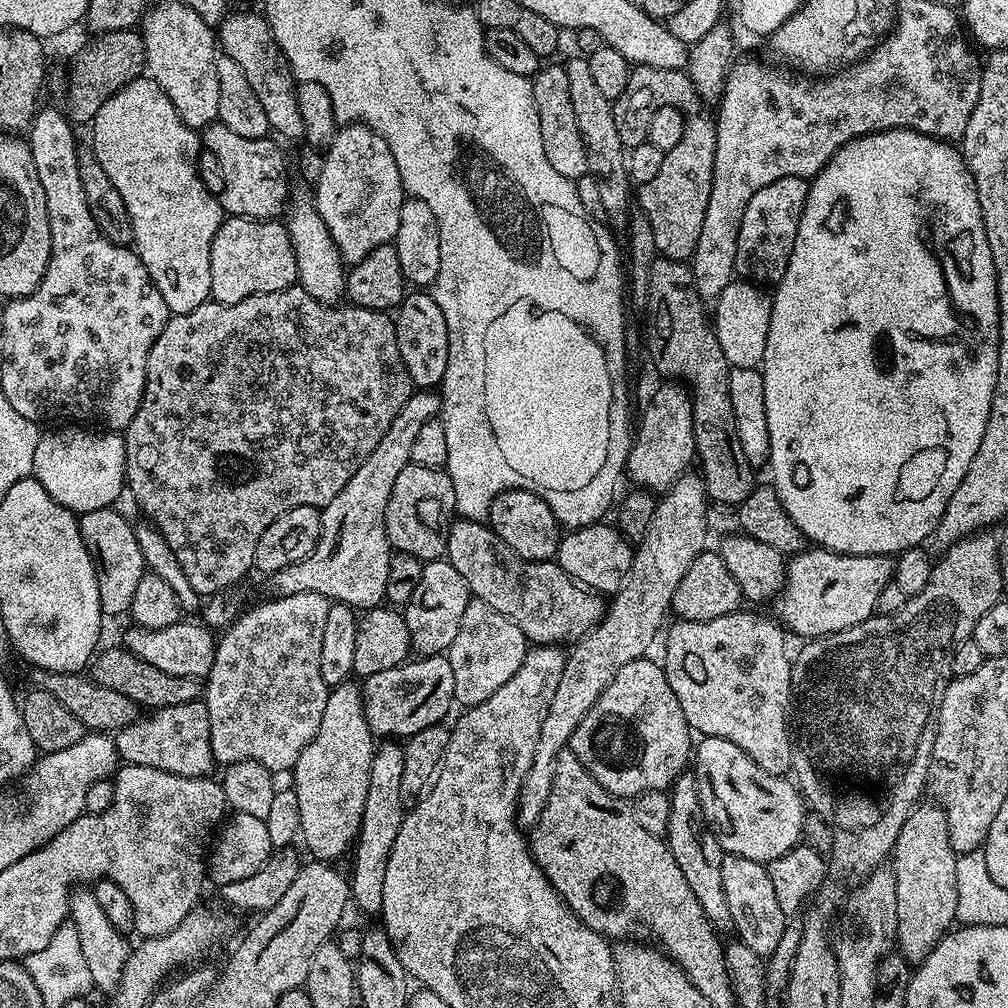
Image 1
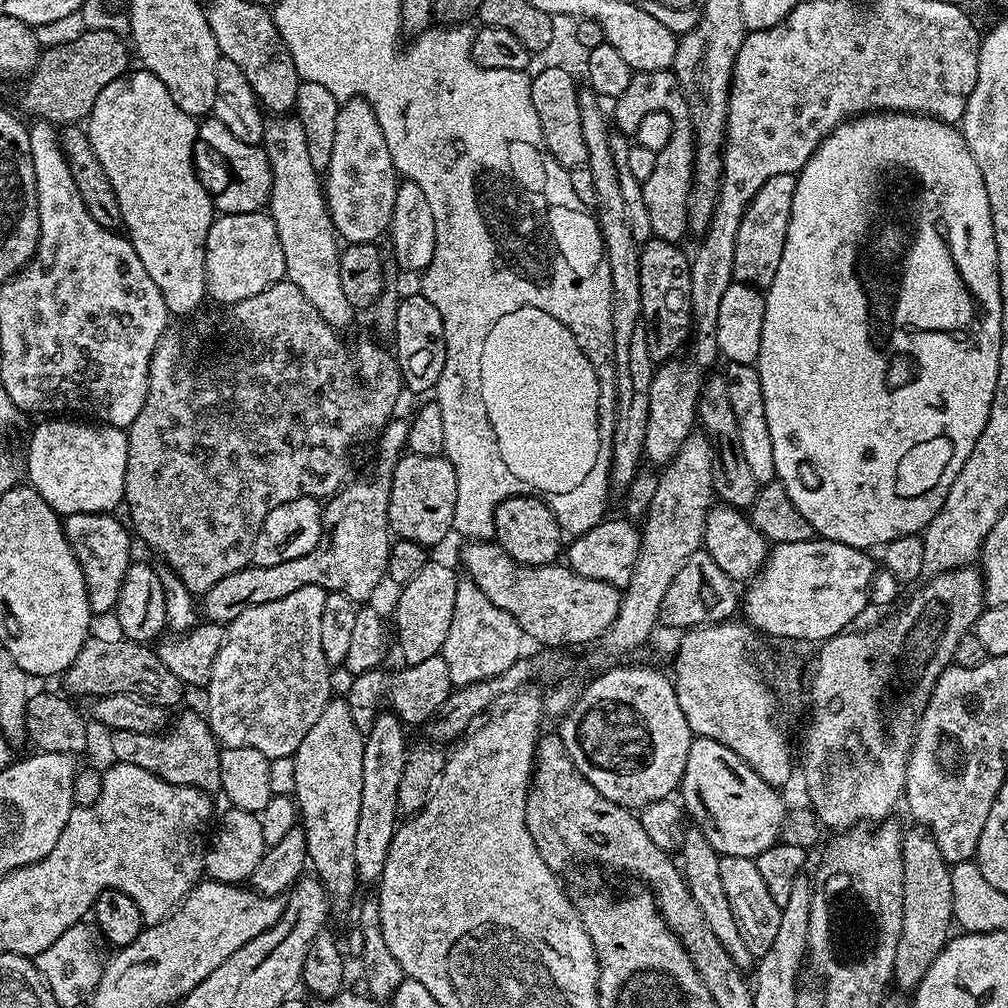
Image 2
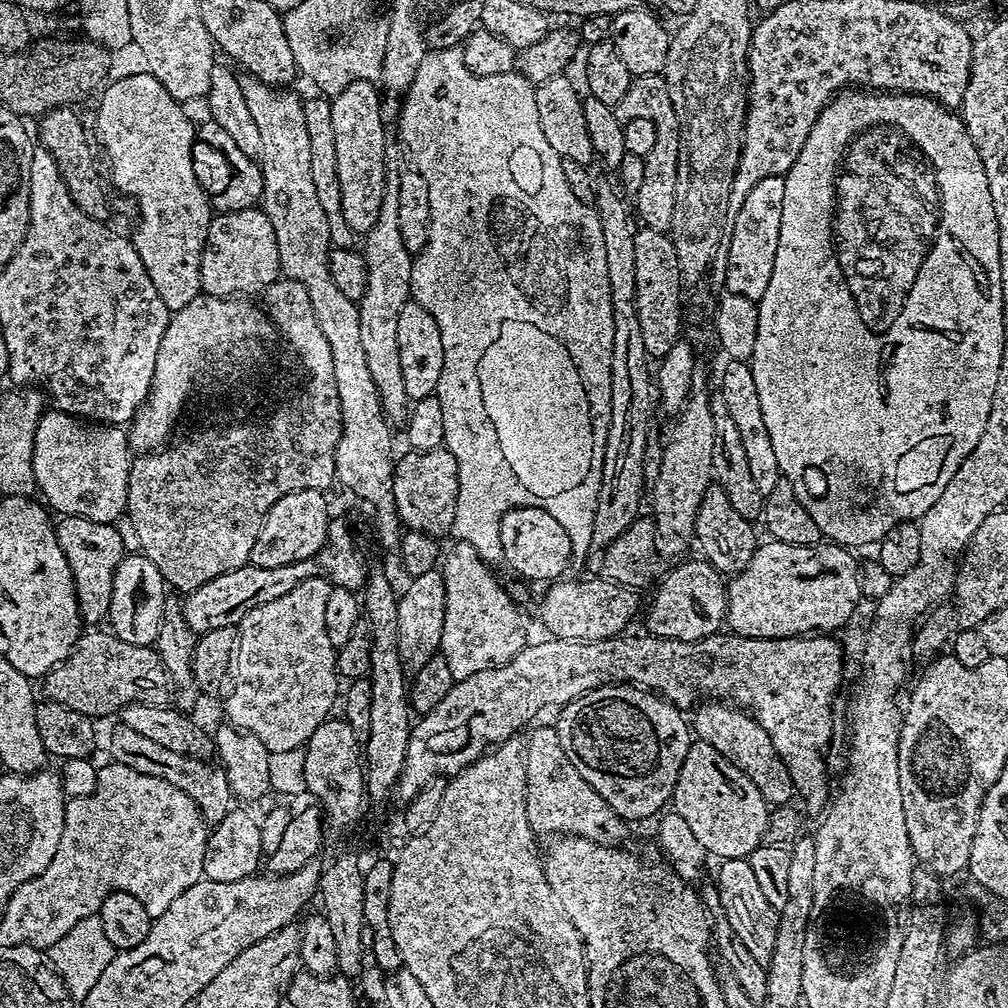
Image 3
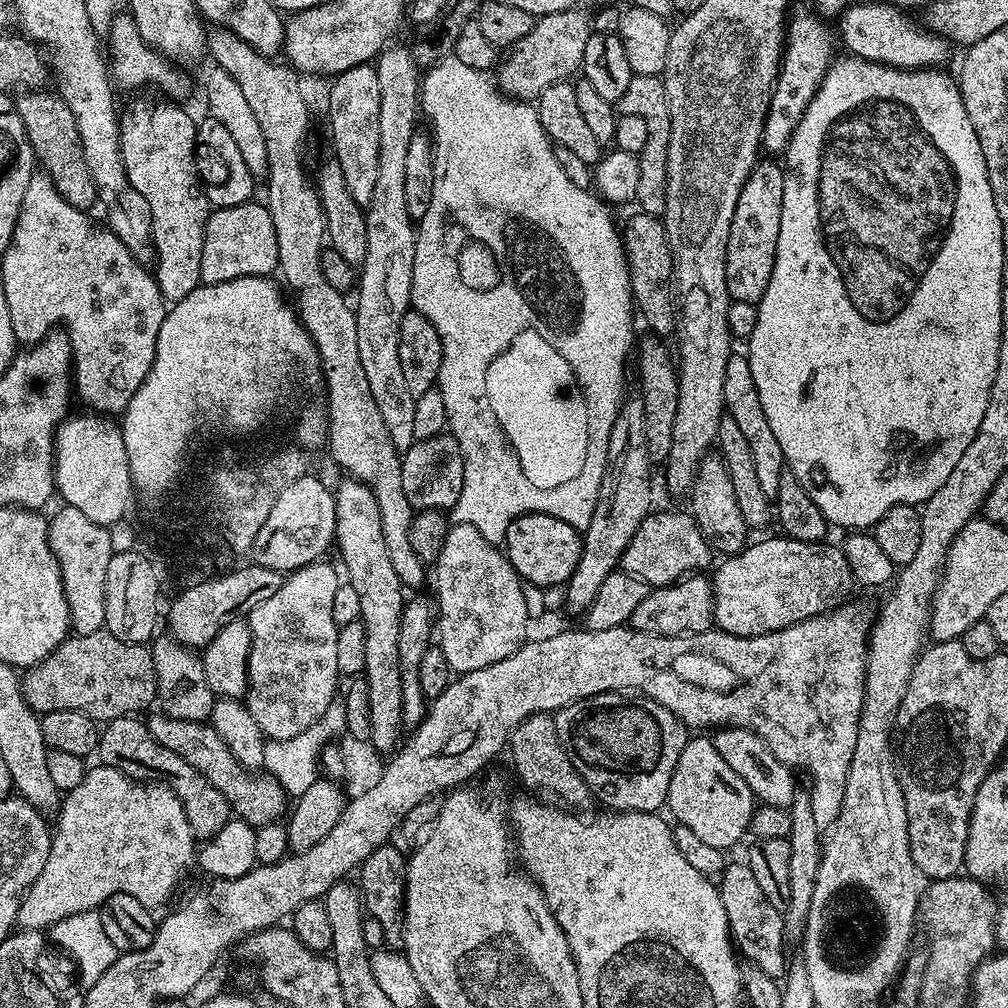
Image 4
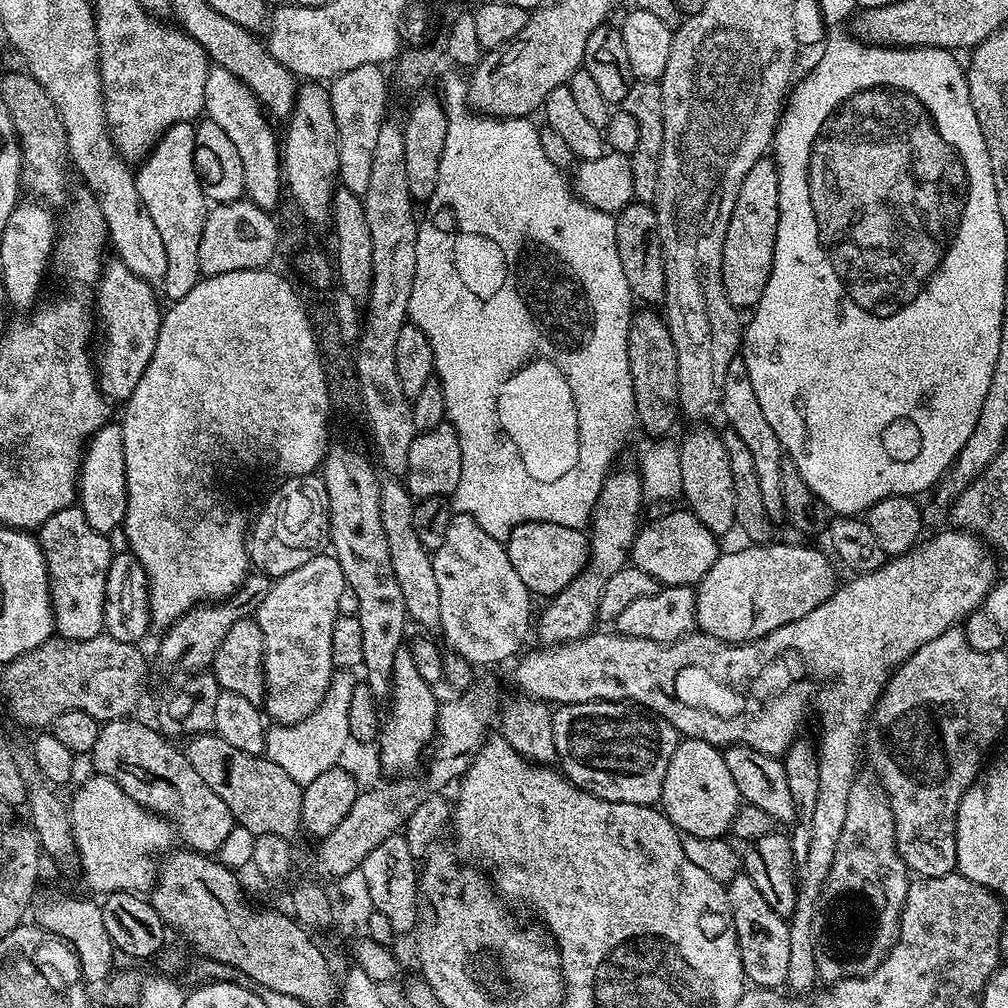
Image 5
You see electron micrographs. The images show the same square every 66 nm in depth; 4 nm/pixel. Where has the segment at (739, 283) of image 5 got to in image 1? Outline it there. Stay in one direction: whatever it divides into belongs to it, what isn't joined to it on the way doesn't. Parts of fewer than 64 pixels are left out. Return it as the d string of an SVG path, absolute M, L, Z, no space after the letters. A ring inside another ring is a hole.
M787 176L778 178L778 182L770 182L770 186L762 186L762 190L750 198L738 226L736 271L741 277L751 277L764 286L779 284L786 274L786 266L794 250L794 238L798 234L798 222L806 206L808 186L809 181L805 178Z

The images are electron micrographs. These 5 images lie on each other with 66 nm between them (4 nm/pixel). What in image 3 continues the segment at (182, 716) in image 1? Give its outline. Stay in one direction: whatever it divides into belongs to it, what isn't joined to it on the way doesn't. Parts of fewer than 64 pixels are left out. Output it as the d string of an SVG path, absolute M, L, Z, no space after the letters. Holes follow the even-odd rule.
M116 726L113 730L112 737L108 740L108 748L112 751L111 759L115 763L130 766L130 770L138 770L162 778L178 786L178 790L190 794L190 798L194 798L198 806L200 817L203 818L205 825L211 826L222 822L222 818L226 818L226 814L234 807L234 797L224 769L215 763L207 764L210 763L207 759L166 750L165 747L158 746L151 739L147 739L145 735L123 726Z

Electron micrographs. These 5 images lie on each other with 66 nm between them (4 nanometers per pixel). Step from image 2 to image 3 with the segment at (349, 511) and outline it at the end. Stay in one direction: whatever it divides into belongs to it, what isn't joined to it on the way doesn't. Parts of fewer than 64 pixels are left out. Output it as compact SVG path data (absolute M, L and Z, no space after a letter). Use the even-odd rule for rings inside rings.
M329 519L328 541L313 556L298 562L290 562L286 566L254 566L247 563L238 570L230 570L226 574L218 574L210 582L198 586L198 590L187 593L183 597L186 626L197 634L203 634L219 628L232 628L239 625L245 614L254 610L254 606L274 602L274 598L282 598L282 594L290 594L294 586L315 576L331 582L338 587L358 590L364 585L366 571L364 560L356 549L356 540L344 520Z

